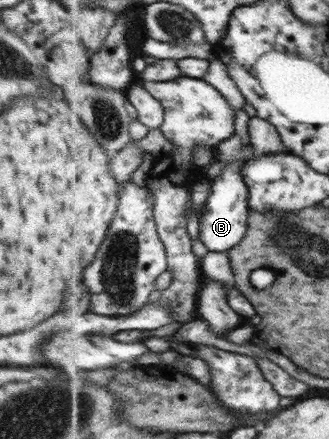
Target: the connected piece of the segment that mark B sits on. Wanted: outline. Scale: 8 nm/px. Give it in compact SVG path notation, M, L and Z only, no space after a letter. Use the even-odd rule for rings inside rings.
M240 163L225 166L223 172L212 182L212 192L199 212L200 238L211 251L225 252L245 240L251 219L250 189L241 172Z

